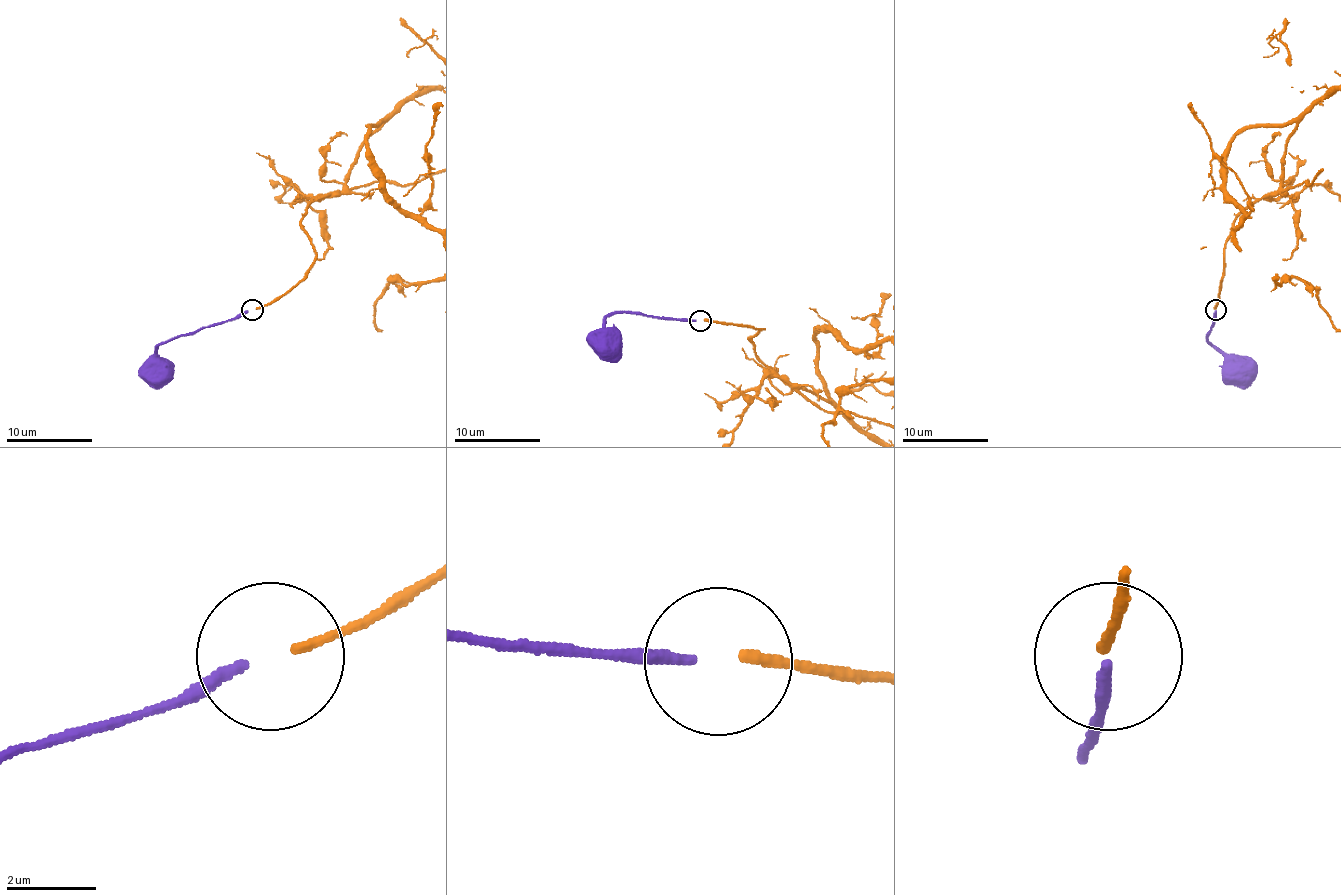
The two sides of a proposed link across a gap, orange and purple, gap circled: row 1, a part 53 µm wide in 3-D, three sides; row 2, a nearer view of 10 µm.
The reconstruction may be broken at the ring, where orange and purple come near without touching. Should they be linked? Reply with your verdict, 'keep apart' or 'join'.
join

